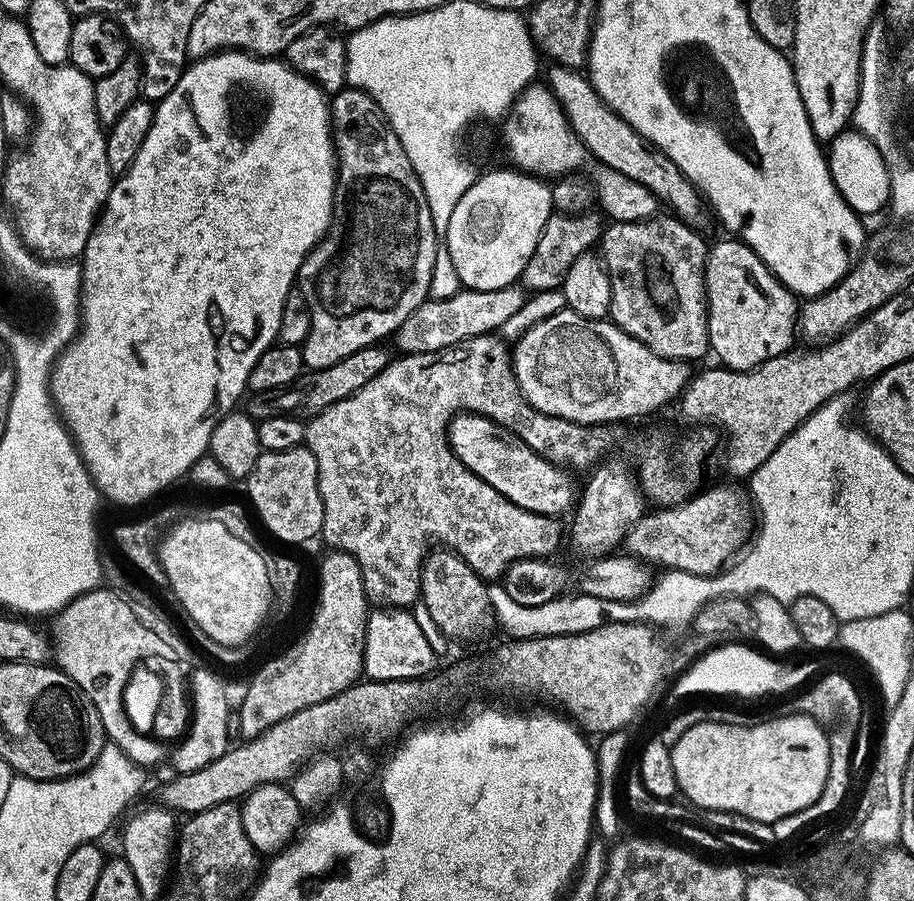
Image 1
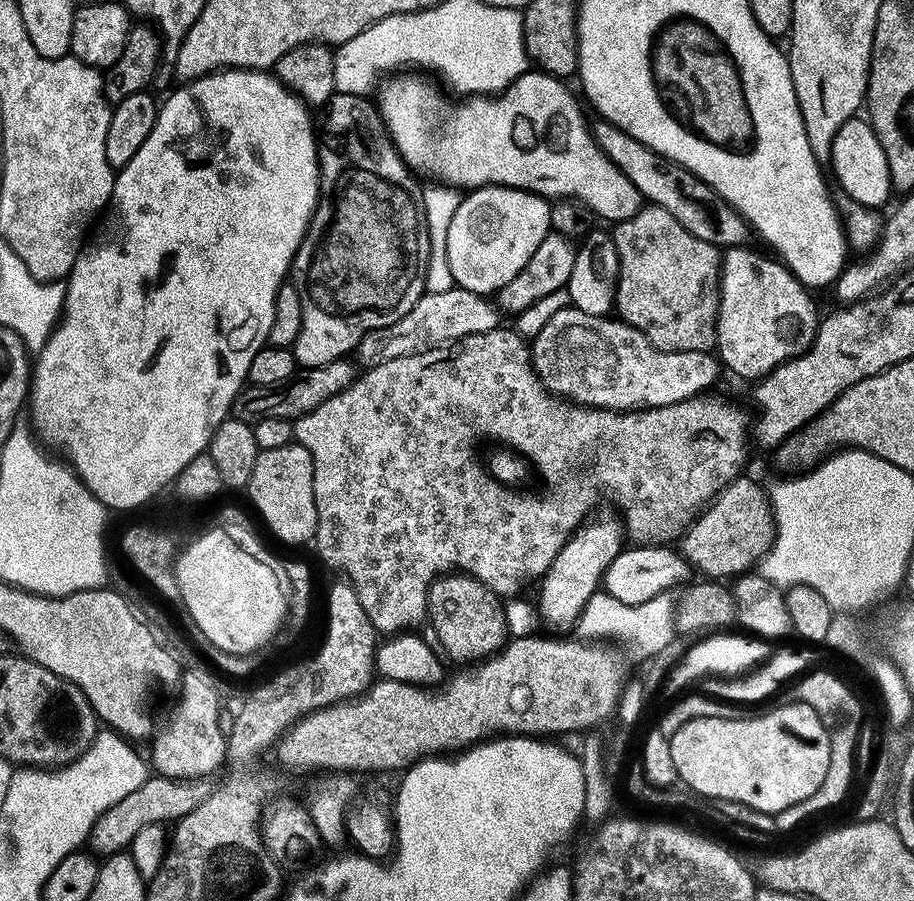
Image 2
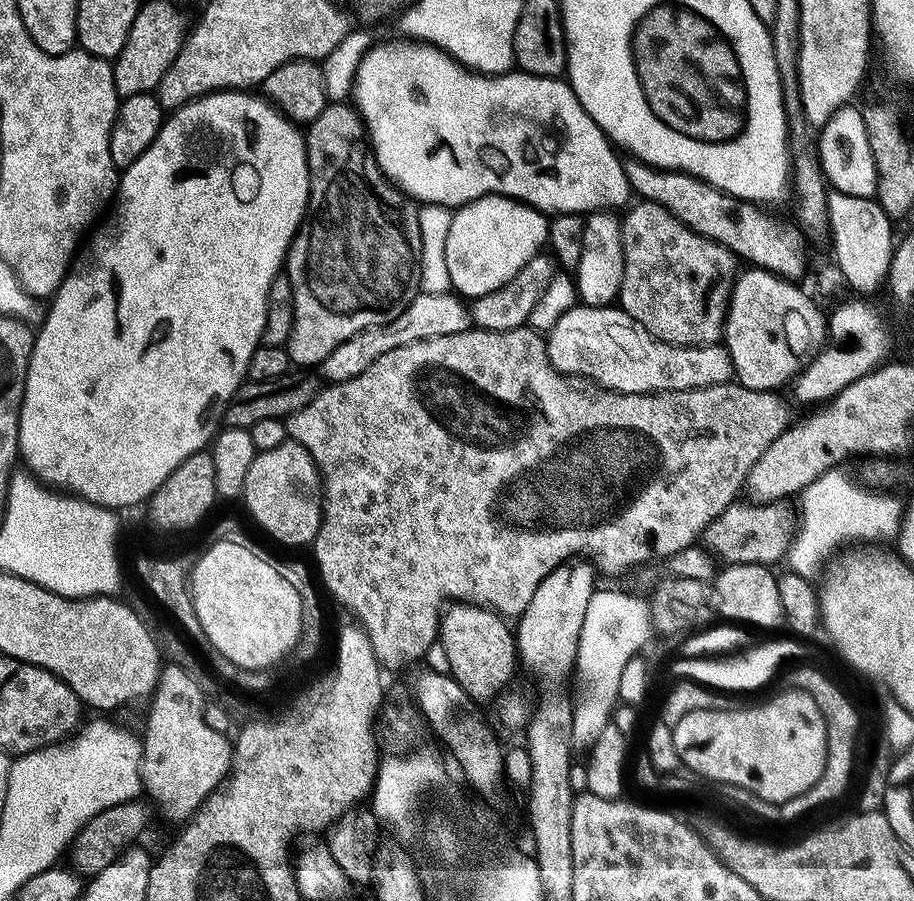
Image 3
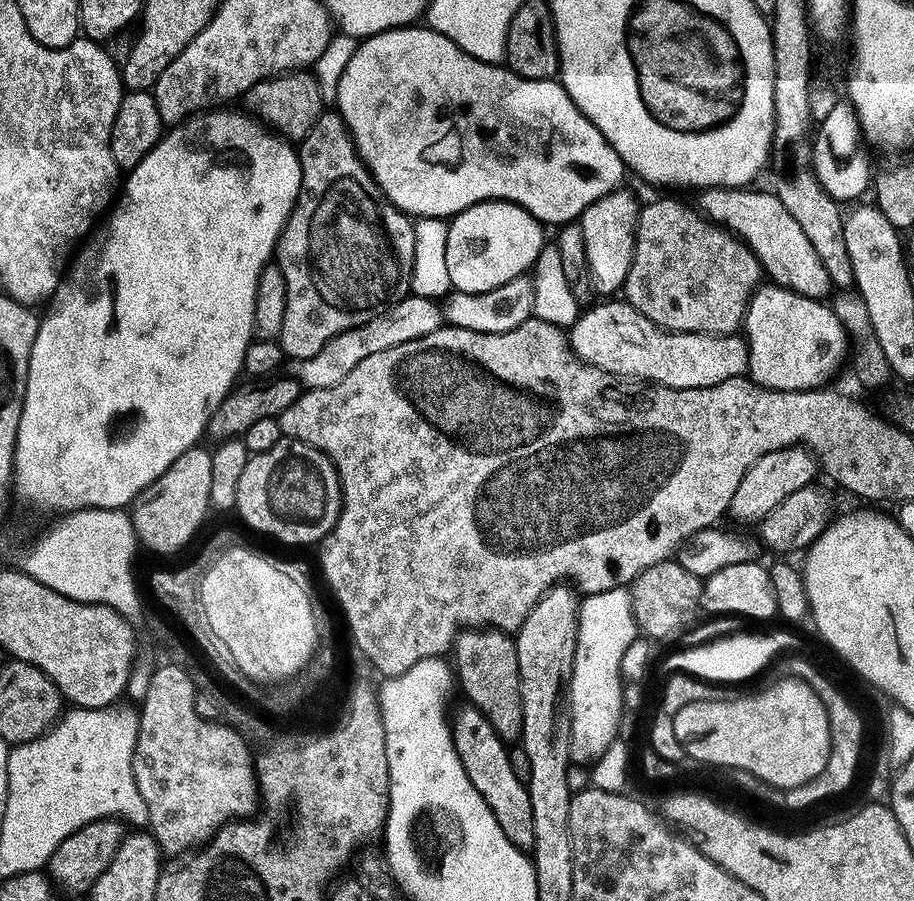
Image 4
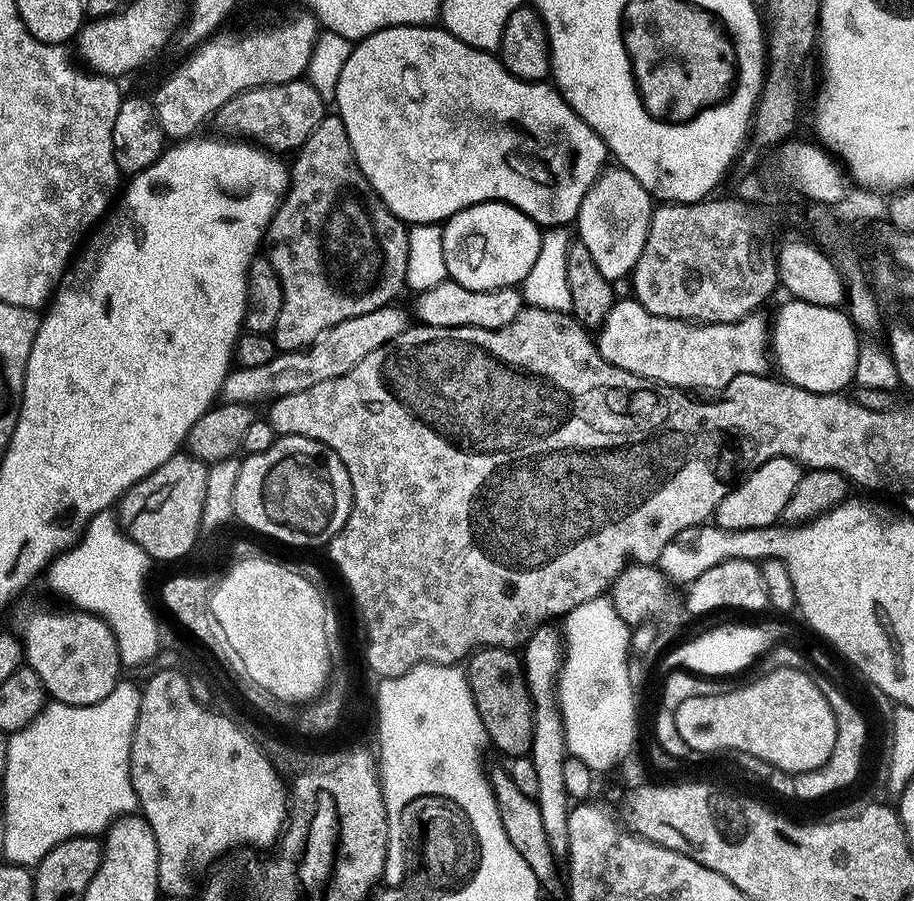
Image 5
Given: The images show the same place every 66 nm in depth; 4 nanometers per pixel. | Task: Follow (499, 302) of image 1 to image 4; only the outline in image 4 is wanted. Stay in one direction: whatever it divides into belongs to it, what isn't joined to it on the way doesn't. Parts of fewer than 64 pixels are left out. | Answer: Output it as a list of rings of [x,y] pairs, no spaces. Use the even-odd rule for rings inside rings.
[[[409,294],[397,304],[387,308],[382,314],[370,318],[362,326],[354,326],[326,342],[318,354],[312,358],[302,358],[291,361],[290,375],[301,386],[301,389],[325,388],[334,386],[358,366],[365,358],[370,358],[370,354],[379,354],[382,350],[390,350],[390,346],[402,346],[402,342],[410,342],[414,338],[422,338],[442,326],[442,308],[435,299],[418,297]]]

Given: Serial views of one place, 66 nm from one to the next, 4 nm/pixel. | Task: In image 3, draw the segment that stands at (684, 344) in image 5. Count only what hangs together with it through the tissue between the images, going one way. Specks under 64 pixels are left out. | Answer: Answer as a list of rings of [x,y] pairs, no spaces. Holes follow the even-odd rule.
[[[581,303],[572,307],[553,324],[546,333],[550,362],[565,376],[583,378],[585,381],[609,388],[612,392],[642,394],[643,392],[677,392],[691,388],[705,388],[726,384],[733,379],[731,356],[720,344],[704,344],[700,348],[687,348],[667,344],[650,334],[646,326],[634,322],[619,306],[592,307]]]

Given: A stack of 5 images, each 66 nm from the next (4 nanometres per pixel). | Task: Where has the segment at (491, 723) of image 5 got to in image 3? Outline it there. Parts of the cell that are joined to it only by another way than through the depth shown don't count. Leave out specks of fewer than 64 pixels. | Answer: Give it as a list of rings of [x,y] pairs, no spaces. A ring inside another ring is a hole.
[[[452,602],[440,614],[438,640],[450,662],[448,675],[456,679],[462,690],[475,702],[491,701],[497,693],[507,689],[518,669],[516,634],[510,624],[508,628],[508,624],[505,617],[485,608],[483,604]]]

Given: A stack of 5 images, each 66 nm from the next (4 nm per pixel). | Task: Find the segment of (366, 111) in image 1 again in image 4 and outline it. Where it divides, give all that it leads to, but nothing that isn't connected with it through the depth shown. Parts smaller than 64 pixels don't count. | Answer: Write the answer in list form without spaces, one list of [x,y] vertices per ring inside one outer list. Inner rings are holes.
[[[325,110],[321,112],[318,122],[310,126],[310,134],[306,134],[298,144],[298,155],[300,158],[300,169],[302,170],[302,182],[300,183],[300,193],[296,199],[296,204],[292,212],[288,215],[288,220],[284,223],[280,237],[276,240],[276,250],[274,262],[282,270],[282,278],[286,278],[286,314],[282,318],[282,330],[278,337],[278,343],[285,357],[289,361],[301,360],[302,358],[312,358],[338,334],[350,330],[354,326],[362,326],[370,322],[378,314],[382,314],[387,308],[403,300],[411,293],[411,278],[414,270],[414,230],[415,226],[407,212],[400,208],[395,208],[388,200],[388,196],[380,189],[378,182],[369,172],[367,166],[360,158],[360,151],[356,148],[356,143],[352,141],[350,130],[346,122],[341,118],[339,111]]]

